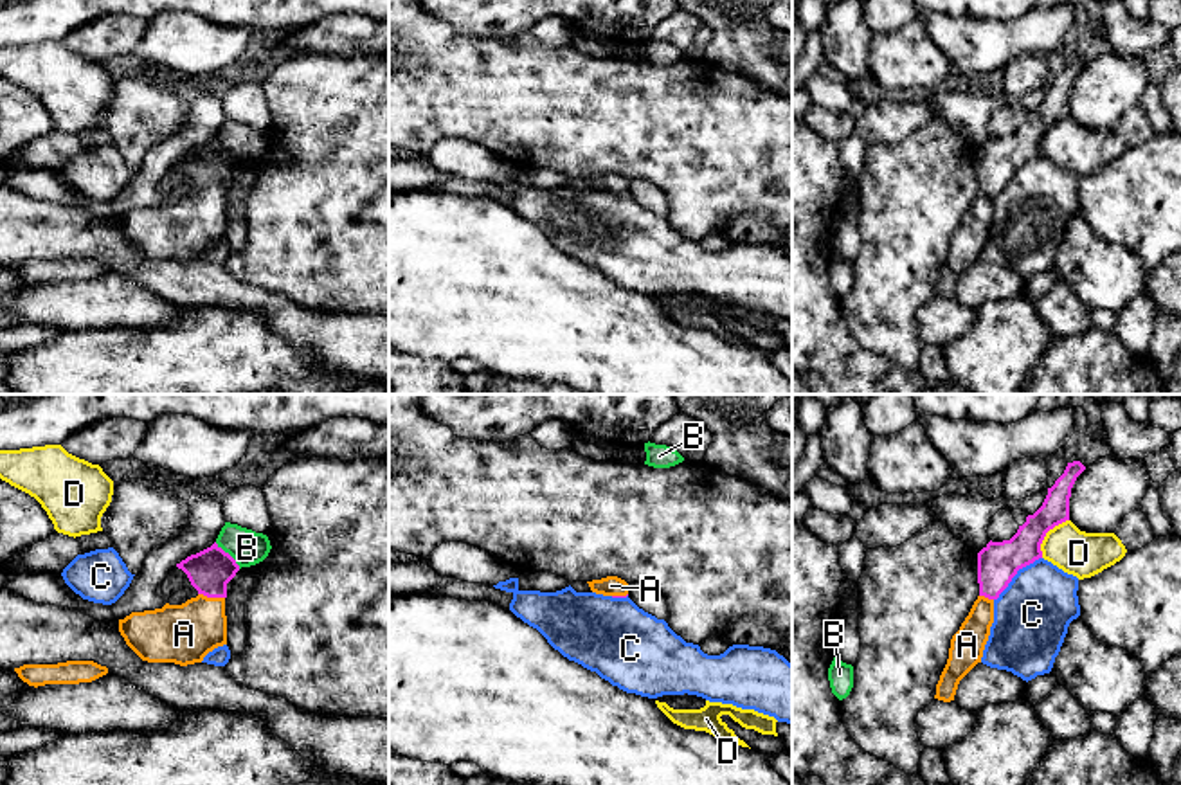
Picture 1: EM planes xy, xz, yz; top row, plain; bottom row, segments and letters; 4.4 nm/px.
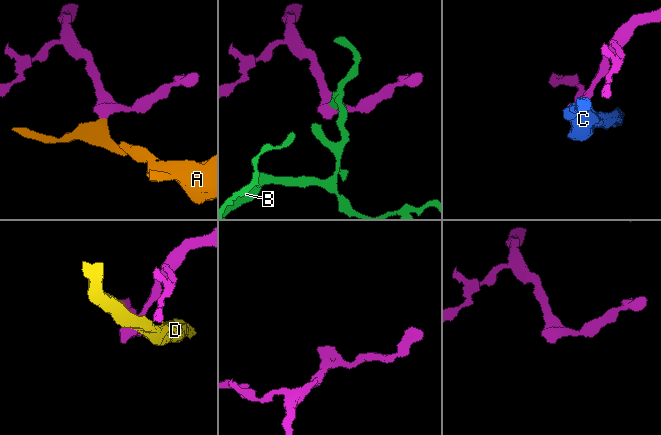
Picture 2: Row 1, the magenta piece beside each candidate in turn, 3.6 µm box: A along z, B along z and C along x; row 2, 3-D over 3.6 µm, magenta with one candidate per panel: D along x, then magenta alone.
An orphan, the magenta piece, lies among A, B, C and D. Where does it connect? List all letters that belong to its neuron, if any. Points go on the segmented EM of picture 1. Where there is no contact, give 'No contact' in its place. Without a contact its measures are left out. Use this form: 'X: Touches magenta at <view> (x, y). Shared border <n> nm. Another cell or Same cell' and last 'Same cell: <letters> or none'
A: Touches magenta at xy (211, 596). Shared border 120 nm. Same cell
B: Touches magenta at xy (229, 555). Shared border 170 nm. Another cell
C: Touches magenta at yz (1016, 573). Shared border 300 nm. Another cell
D: Touches magenta at yz (1045, 535). Shared border 220 nm. Another cell
Same cell: A

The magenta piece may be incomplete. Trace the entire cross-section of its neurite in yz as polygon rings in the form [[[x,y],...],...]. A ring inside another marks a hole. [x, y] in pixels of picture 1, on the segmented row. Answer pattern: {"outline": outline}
{"outline": [[[1080,461],[1068,463],[1064,474],[1048,488],[1042,506],[1026,517],[1017,533],[1010,540],[990,540],[978,553],[979,596],[951,639],[949,659],[936,684],[934,699],[954,700],[960,681],[981,663],[994,623],[994,601],[1019,569],[1042,558],[1041,544],[1046,533],[1069,520],[1071,488],[1084,470]]]}

